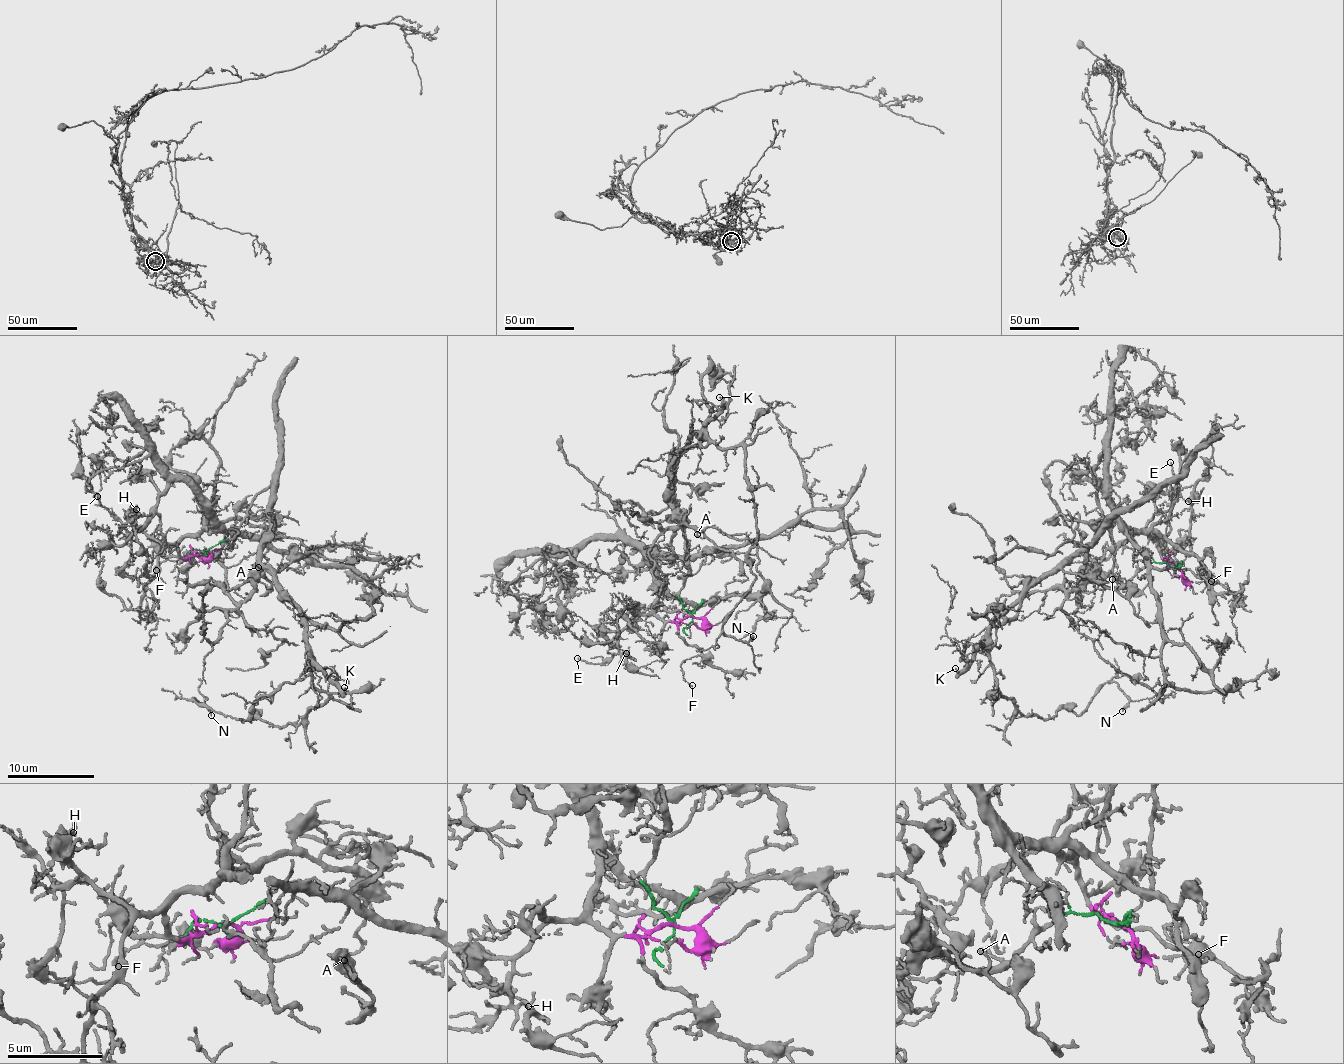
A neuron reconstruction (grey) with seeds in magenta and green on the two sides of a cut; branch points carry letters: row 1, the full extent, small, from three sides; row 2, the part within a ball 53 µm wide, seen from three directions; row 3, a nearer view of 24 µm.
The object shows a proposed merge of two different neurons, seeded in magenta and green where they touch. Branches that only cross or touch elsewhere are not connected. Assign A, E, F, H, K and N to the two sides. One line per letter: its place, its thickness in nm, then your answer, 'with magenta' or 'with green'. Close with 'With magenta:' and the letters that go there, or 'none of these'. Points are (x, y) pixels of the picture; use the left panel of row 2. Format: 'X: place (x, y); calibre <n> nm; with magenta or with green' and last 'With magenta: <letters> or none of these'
A: place (258, 567); calibre 150 nm; with green
E: place (97, 496); calibre 130 nm; with magenta
F: place (156, 570); calibre 100 nm; with magenta
H: place (136, 509); calibre 100 nm; with magenta
K: place (344, 687); calibre 220 nm; with green
N: place (211, 715); calibre 200 nm; with green
With magenta: E, F, H

